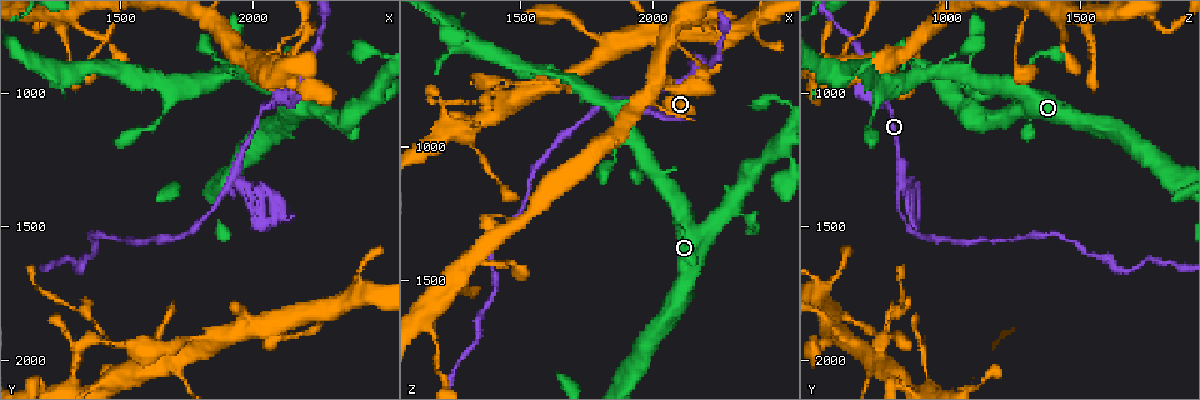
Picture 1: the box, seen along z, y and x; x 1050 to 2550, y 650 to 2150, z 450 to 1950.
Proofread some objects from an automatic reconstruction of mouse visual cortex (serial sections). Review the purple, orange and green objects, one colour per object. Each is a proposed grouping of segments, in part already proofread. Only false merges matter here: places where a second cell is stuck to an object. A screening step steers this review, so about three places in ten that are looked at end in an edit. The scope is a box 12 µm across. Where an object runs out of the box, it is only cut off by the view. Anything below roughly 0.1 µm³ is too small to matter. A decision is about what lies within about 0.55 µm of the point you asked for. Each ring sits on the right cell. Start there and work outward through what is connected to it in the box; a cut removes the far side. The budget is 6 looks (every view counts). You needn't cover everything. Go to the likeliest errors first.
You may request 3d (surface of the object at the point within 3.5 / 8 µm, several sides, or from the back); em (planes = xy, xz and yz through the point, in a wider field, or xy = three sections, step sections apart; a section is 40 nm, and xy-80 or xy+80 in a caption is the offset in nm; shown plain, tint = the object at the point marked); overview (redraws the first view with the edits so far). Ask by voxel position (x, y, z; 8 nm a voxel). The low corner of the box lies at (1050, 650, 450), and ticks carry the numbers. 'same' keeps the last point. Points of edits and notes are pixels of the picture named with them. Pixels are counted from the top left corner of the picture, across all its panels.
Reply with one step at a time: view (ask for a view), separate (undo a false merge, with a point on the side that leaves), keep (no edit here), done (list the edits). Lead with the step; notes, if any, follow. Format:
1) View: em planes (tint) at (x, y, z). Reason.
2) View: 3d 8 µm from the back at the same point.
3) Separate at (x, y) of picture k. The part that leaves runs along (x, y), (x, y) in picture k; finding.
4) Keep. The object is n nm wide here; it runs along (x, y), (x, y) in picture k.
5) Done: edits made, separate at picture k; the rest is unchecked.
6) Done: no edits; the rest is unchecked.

View: 3d 3.5 µm at (2090, 860, 620). Calibre changes.

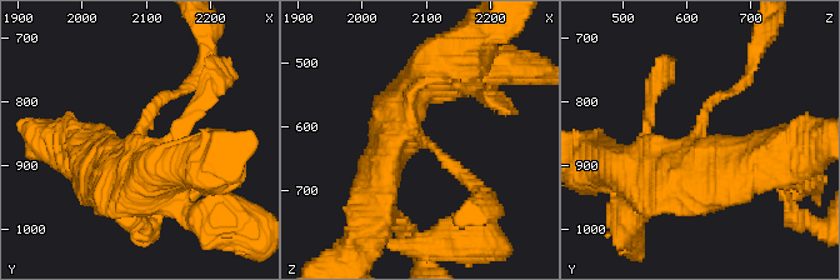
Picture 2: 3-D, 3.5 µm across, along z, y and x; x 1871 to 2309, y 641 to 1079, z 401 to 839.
View: em xy step 5 (tint) at (2090, 855, 615). 3 arms meet here; the arms are 150, 500, 500 nm wide; now the EM.

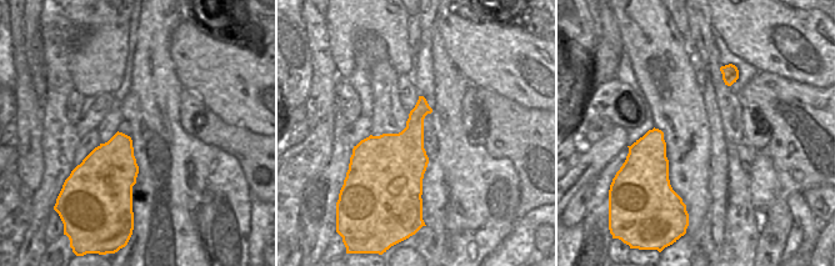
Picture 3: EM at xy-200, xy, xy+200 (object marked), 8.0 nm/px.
Keep. One cell here.

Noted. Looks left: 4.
View: 3d 3.5 µm at (1950, 890, 1080). Calibre changes.

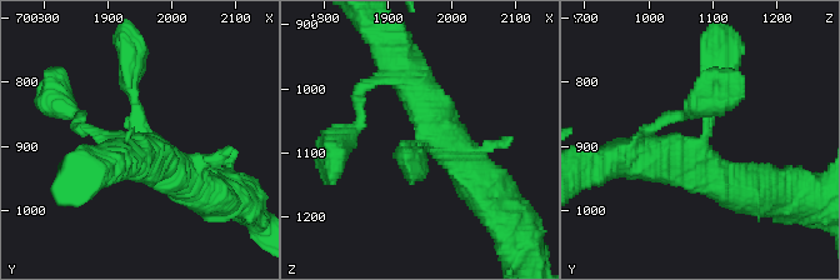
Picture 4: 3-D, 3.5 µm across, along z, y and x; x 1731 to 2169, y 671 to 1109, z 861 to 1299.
View: em xy step 2 (tint) at (1950, 885, 1085). Shape alone is not enough.

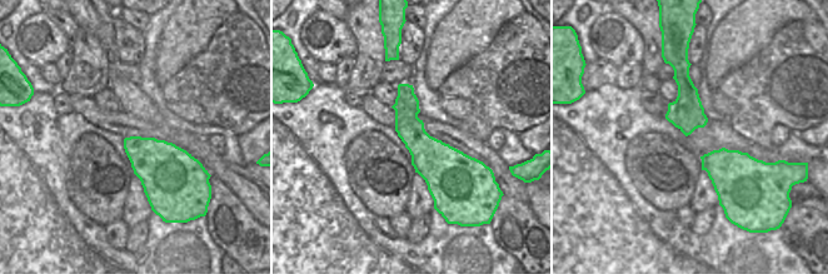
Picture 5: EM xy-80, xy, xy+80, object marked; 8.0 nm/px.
Keep. It runs along (184, 184), (138, 134), (126, 61) in picture 4; all the same cell.

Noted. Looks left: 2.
Done: no edits; the rest is unchecked.

